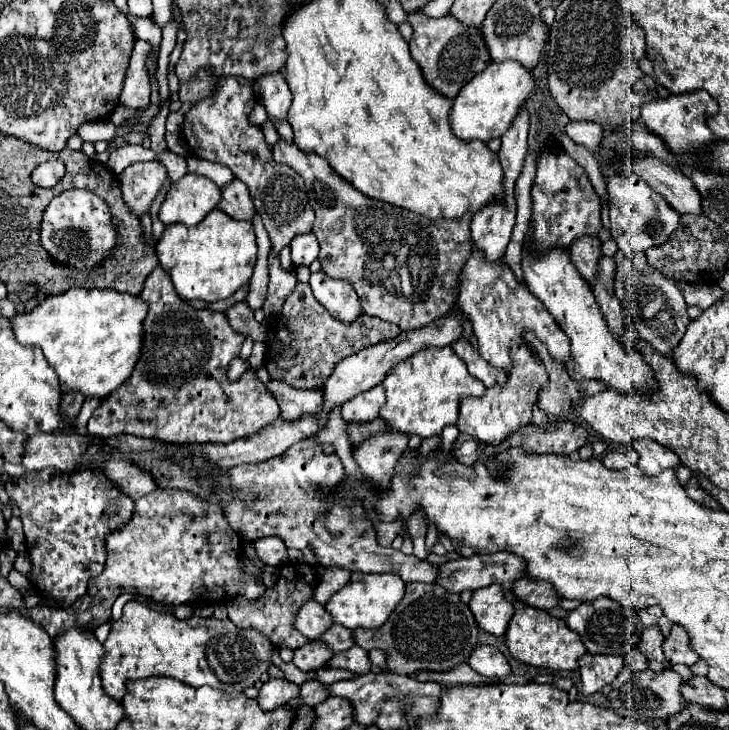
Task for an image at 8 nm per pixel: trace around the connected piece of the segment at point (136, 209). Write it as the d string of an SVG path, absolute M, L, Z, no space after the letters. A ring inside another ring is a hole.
M159 161L133 163L121 173L123 199L137 217L149 211L151 201L159 193L165 177L167 177L167 169Z

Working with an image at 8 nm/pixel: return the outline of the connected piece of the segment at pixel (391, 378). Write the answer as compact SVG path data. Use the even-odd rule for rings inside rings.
M429 347L397 363L383 379L383 387L387 403L381 409L381 419L395 431L419 437L441 435L445 425L457 423L459 401L463 397L481 397L485 391L485 385L469 375L465 363L451 347Z

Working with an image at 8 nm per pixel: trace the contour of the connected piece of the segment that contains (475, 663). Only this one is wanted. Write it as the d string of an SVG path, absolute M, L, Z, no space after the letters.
M481 645L471 653L469 667L475 669L479 675L493 677L493 679L505 679L511 673L505 655L499 649L489 645Z

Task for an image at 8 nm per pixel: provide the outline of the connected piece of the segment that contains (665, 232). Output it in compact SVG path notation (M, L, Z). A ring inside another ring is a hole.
M635 173L611 175L607 179L607 195L609 195L609 221L611 221L609 231L618 249L625 255L661 245L677 229L679 213L671 209L671 205Z

